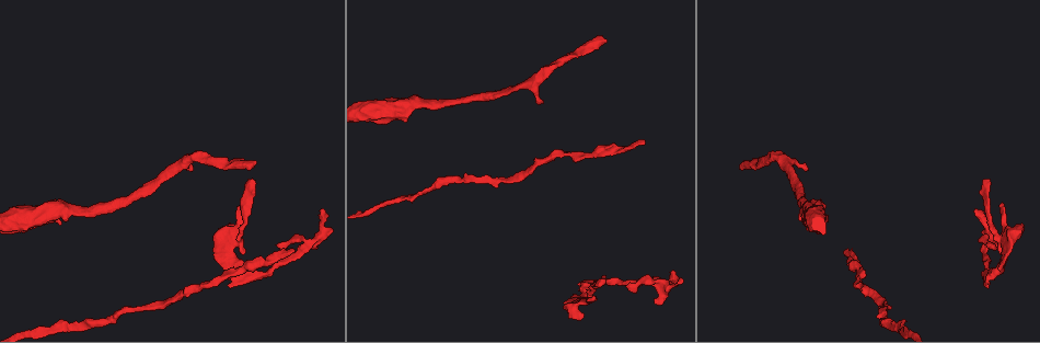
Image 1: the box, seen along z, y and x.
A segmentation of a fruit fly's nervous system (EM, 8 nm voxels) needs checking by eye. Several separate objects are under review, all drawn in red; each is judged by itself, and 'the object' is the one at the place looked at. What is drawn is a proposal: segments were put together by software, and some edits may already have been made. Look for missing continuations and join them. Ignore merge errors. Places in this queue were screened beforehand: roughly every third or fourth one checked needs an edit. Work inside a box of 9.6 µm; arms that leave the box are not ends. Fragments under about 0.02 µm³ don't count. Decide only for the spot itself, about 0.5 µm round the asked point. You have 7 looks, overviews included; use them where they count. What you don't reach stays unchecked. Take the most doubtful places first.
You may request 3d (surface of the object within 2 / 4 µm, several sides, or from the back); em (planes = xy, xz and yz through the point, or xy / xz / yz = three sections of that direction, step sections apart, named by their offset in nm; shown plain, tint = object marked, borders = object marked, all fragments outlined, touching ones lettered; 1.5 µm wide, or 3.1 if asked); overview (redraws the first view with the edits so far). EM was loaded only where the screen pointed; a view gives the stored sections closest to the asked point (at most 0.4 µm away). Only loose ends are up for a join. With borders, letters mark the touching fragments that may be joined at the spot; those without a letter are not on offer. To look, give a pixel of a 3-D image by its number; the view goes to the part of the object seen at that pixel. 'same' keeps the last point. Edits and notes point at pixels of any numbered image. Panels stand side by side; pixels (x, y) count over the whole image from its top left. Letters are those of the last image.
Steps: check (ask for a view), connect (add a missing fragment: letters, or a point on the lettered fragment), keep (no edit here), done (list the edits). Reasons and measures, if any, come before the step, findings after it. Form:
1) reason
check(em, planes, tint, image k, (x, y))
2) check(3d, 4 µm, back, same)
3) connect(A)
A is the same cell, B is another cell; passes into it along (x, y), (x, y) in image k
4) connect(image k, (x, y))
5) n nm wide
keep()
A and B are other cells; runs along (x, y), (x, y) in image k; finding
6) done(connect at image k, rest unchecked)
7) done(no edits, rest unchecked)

branch stops here
check(em, yz, step 8, borders, image 1, (745, 161))

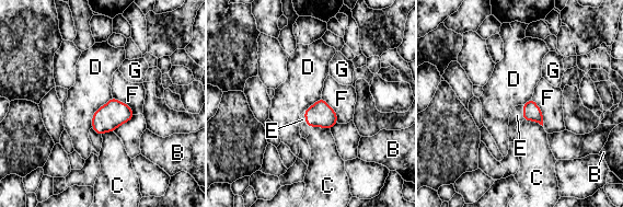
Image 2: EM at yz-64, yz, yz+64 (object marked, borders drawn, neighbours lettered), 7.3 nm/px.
cut it another way
check(em, planes, borders, same)

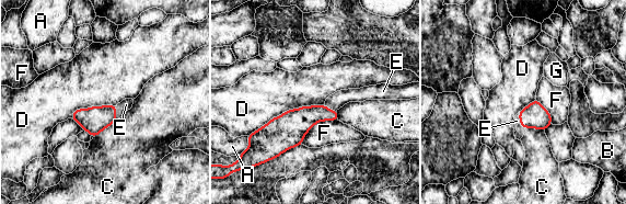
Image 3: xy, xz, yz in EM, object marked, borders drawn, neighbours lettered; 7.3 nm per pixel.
connect(E)
E is the same cell, A, B, C, D, F and G are other cells; passes into it along (94, 120), (115, 113), (126, 104) in image 3; the neuron continues

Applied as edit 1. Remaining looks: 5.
see it whole again
check(overview)

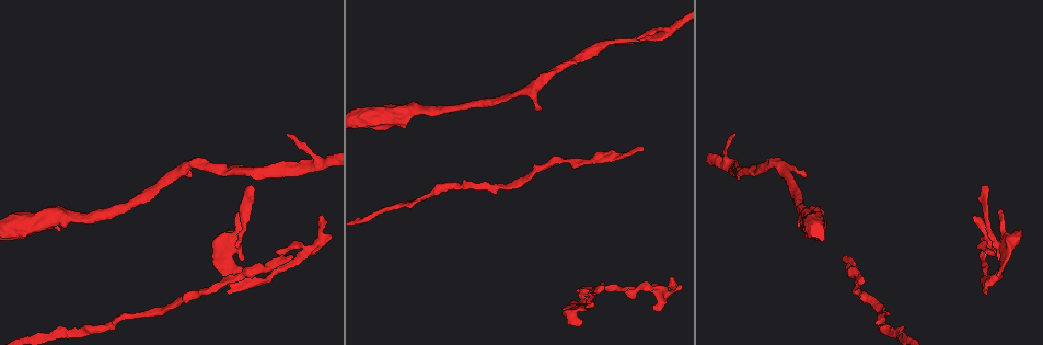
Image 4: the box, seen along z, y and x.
an open end
check(3d, 2 µm, image 4, (290, 258))

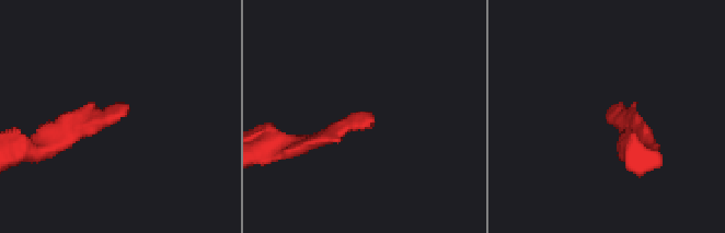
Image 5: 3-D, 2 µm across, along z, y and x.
now the EM
check(em, planes, tint, image 5, (620, 109))

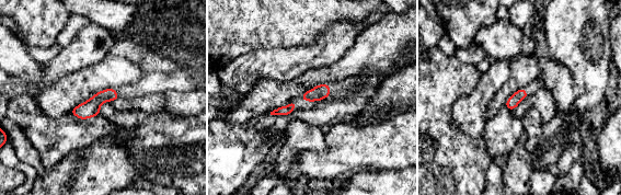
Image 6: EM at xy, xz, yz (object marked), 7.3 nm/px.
what lies round it
check(em, planes, borders, same)

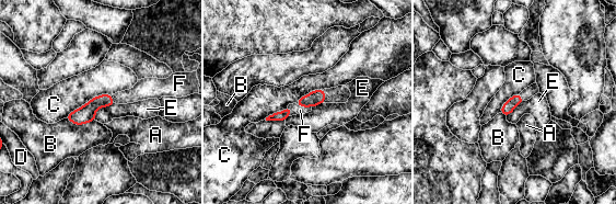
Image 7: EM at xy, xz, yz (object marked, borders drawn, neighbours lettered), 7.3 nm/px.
90 nm wide
connect(F)
F is the same cell, A, B, C, D and E are other cells; passes into it along (316, 97), (304, 106), (300, 110) in image 7; the neuron continues

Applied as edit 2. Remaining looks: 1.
done(connect at image 3, connect at image 7, rest unchecked)

